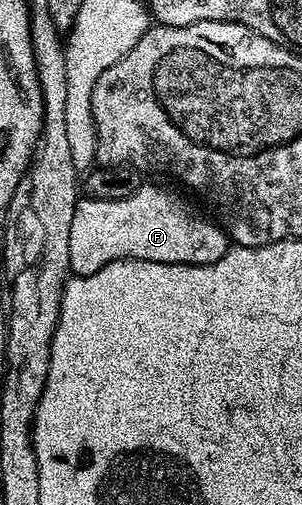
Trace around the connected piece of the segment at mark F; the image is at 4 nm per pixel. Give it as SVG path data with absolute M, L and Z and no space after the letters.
M140 185L133 196L125 200L93 200L83 196L76 201L73 225L69 228L69 264L71 274L84 278L110 262L120 262L122 258L132 258L138 262L164 262L165 264L185 264L204 266L221 260L228 252L229 239L222 225L198 218L177 195L163 186Z

